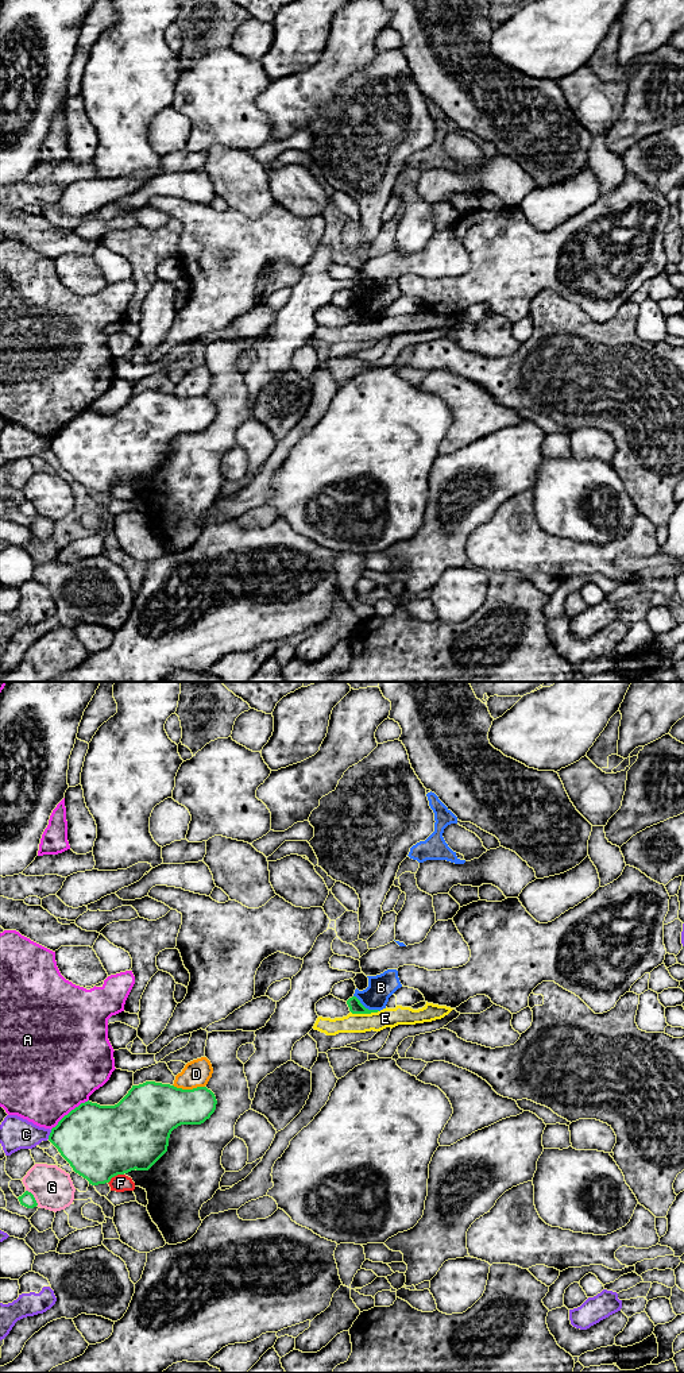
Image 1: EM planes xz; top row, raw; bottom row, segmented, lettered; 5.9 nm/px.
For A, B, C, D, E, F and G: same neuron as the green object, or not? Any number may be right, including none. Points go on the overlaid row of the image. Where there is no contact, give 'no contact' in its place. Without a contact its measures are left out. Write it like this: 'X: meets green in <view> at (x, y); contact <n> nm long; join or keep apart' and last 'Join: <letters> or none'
A: meets green in xz at (70, 1111); contact 300 nm long; keep apart
B: meets green in xz at (367, 1009); contact 180 nm long; keep apart
C: meets green in xz at (50, 1134); contact 60 nm long; keep apart
D: meets green in xz at (189, 1090); contact 190 nm long; keep apart
E: meets green in xz at (364, 1013); contact 170 nm long; keep apart
F: meets green in xz at (115, 1175); contact 110 nm long; keep apart
G: meets green in xz at (33, 1196); contact 120 nm long; keep apart
Join: none

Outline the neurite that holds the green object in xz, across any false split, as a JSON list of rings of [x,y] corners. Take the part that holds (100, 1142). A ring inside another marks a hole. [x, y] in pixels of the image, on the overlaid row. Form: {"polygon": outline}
{"polygon": [[[146,1081],[132,1085],[115,1106],[85,1102],[65,1115],[51,1129],[49,1141],[89,1184],[109,1183],[131,1170],[148,1170],[166,1152],[169,1138],[181,1125],[201,1125],[216,1110],[216,1096],[206,1087],[182,1089],[170,1084]]]}

